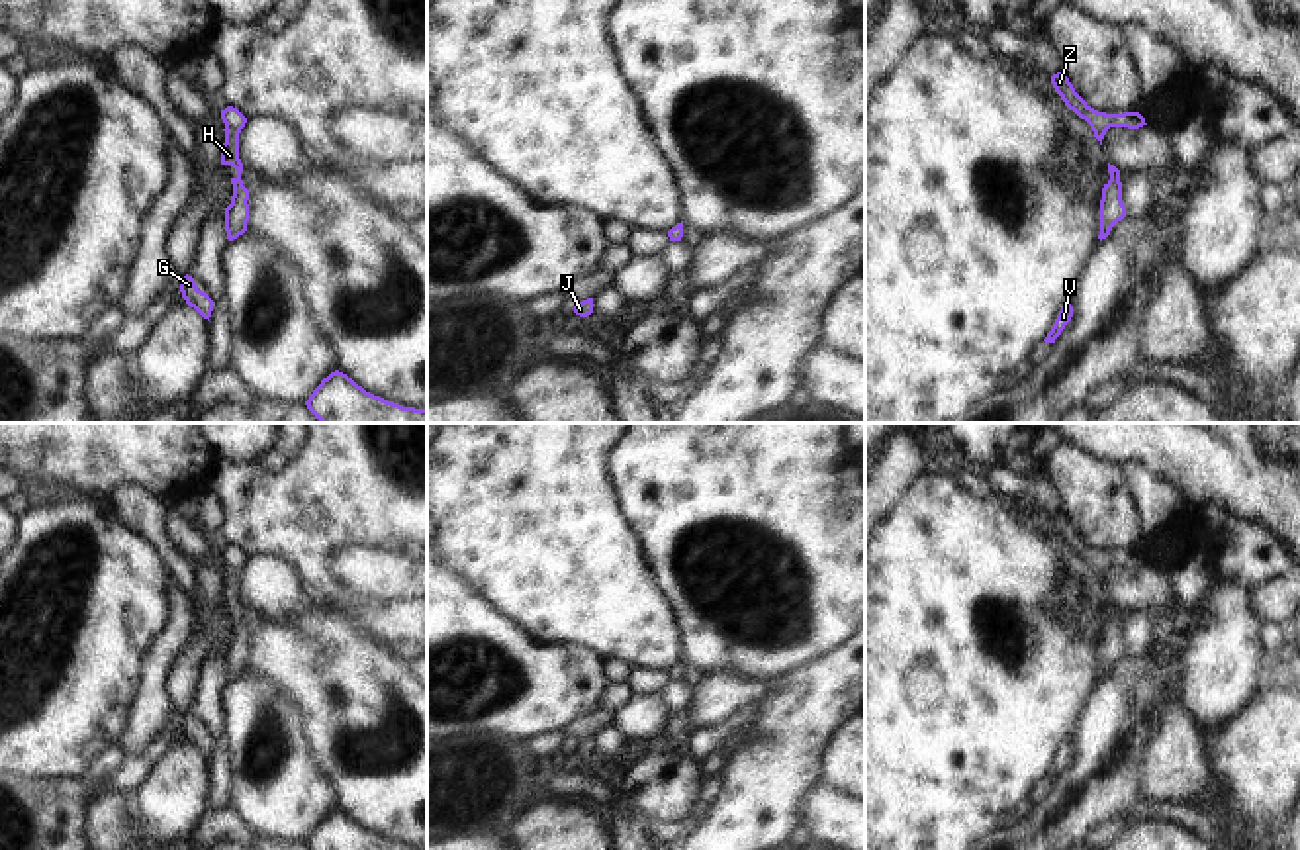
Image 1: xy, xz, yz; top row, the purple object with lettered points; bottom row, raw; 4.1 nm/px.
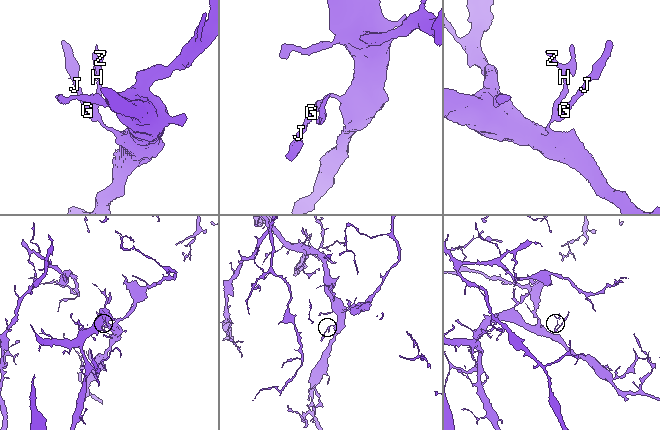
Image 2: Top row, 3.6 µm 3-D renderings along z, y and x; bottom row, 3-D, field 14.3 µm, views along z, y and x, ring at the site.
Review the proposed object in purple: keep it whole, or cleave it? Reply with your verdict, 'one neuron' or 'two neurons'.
one neuron

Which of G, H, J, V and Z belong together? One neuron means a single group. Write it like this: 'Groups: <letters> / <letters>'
Groups: G H J V Z

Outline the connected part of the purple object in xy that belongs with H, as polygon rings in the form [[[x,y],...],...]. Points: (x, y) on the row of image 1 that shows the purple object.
[[[233,106],[221,110],[221,119],[225,123],[225,143],[221,147],[221,165],[231,165],[237,176],[231,178],[233,196],[231,204],[225,208],[225,231],[227,239],[233,241],[247,231],[249,221],[249,190],[243,186],[241,172],[243,163],[239,159],[239,133],[247,123],[247,118]]]

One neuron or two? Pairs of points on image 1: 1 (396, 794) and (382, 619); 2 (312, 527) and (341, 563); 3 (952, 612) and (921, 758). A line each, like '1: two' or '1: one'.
1: two
2: two
3: one

